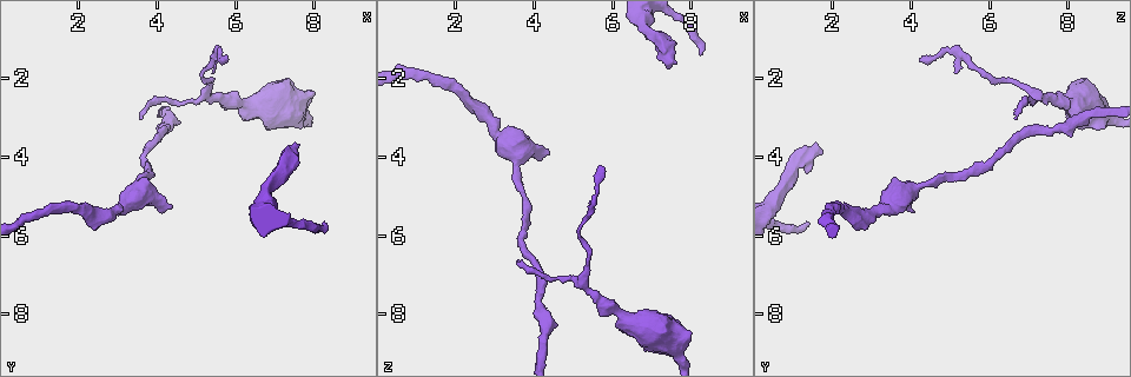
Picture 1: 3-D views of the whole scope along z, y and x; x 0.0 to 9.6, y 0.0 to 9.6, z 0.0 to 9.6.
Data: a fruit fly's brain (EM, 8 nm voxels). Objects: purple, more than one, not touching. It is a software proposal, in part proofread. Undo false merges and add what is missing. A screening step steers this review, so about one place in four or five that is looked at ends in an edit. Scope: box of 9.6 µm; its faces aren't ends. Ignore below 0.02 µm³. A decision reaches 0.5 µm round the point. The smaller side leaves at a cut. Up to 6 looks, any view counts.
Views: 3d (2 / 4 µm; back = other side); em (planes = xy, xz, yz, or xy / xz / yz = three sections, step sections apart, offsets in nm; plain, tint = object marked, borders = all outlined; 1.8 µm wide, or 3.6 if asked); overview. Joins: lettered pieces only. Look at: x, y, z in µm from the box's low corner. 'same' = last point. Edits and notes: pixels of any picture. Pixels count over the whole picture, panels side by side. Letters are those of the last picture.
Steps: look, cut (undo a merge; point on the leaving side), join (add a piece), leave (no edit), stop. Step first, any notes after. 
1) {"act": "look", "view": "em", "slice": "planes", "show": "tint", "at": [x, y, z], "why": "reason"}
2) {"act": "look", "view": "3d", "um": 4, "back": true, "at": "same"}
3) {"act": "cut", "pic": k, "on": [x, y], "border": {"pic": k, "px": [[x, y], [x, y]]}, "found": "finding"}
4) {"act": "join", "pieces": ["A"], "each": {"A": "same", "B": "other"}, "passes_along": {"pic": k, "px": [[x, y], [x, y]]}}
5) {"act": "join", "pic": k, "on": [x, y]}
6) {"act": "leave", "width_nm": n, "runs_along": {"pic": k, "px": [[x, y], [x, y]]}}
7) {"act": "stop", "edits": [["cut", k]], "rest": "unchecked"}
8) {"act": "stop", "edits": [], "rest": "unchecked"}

{"act": "look", "view": "3d", "um": 4, "at": [8.25, 5.60, 1.30], "why": "branch stops here"}

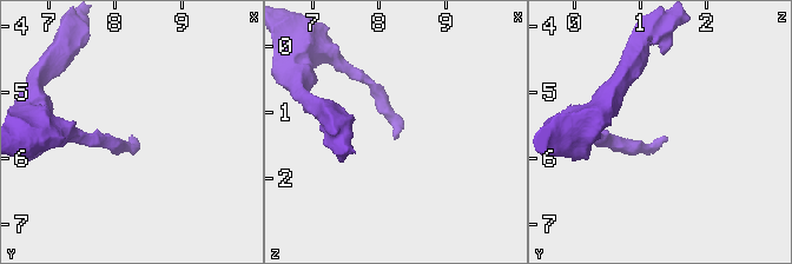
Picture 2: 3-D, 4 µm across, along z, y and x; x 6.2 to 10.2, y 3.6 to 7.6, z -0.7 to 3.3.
{"act": "look", "view": "em", "slice": "planes", "show": "tint", "at": [8.25, 5.65, 1.35], "why": "shape alone is not enough"}

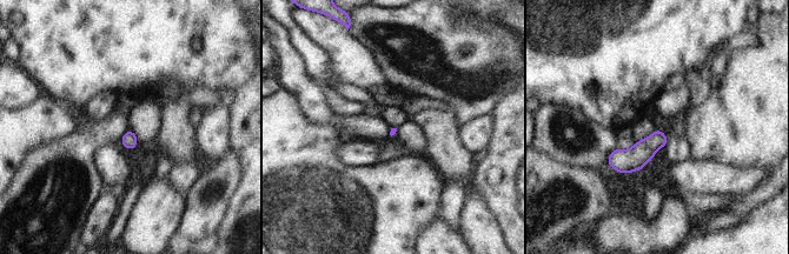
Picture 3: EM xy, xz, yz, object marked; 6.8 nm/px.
{"act": "look", "view": "em", "slice": "planes", "show": "borders", "at": "same"}

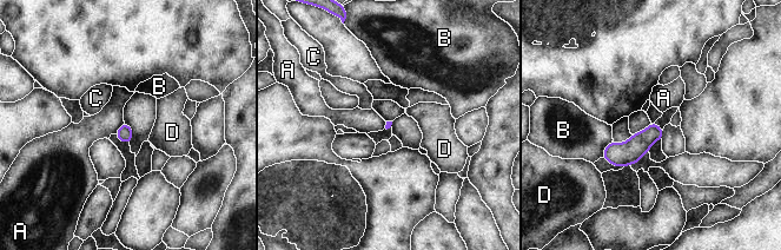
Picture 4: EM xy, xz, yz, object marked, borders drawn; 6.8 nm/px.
{"act": "leave", "longest_contact_nm": ["B", 130], "each": {"A": "other", "B": "other", "C": "other", "D": "other"}, "border": {"pic": 4, "px": [[124, 122], [116, 133]]}, "found": "no lettered piece goes on from it"}

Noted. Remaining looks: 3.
{"act": "look", "view": "em", "um": 3.6, "slice": "xz", "step": 8, "show": "tint", "at": [7.50, 3.60, 1.60], "why": "an open end"}

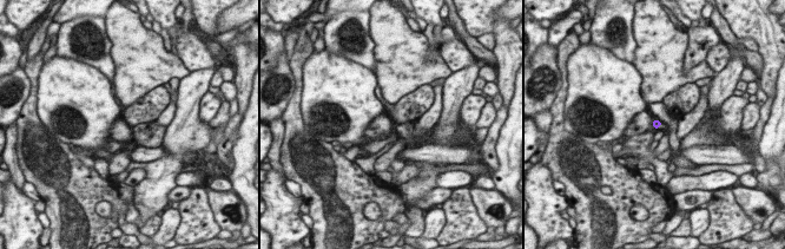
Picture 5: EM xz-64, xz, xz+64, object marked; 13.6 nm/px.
{"act": "look", "view": "em", "um": 3.6, "slice": "planes", "show": "borders", "at": "same", "why": "another direction"}

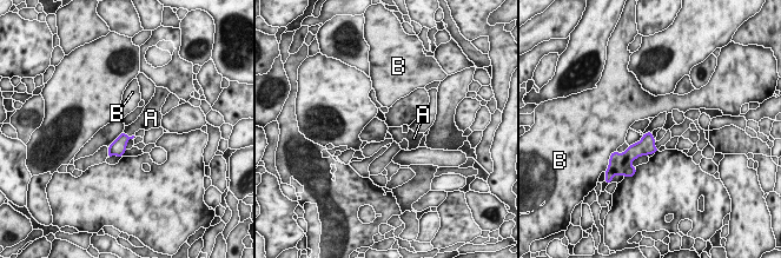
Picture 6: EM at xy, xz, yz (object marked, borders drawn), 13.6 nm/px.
{"act": "join", "pieces": ["A"], "each": {"A": "same", "B": "other"}, "passes_along": {"pic": 6, "px": [[118, 147], [127, 136], [140, 123]]}, "found": "it goes on there"}

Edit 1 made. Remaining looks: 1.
{"act": "look", "view": "em", "slice": "planes", "show": "borders", "at": [5.25, 2.40, 7.30]}

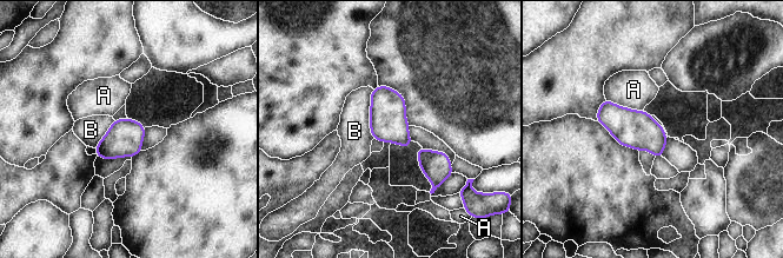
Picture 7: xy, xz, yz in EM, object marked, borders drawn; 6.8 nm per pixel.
{"act": "leave", "width_nm": 240, "each": {"A": "other", "B": "other"}, "border": {"pic": 7, "px": [[372, 90], [370, 133], [375, 138]]}, "found": "one neuron here"}

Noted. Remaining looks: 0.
{"act": "stop", "edits": [["join", 6]], "rest": "unchecked"}

